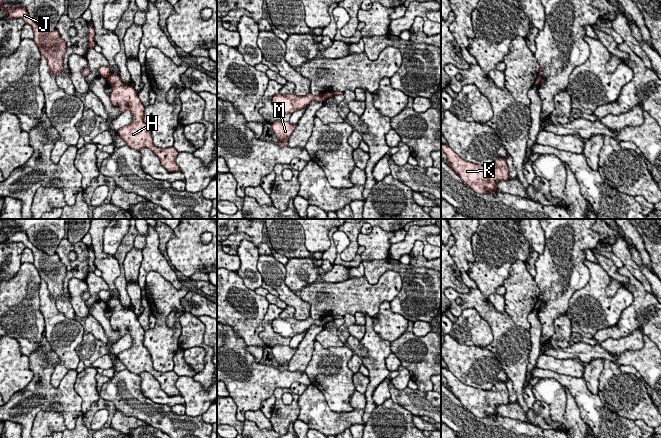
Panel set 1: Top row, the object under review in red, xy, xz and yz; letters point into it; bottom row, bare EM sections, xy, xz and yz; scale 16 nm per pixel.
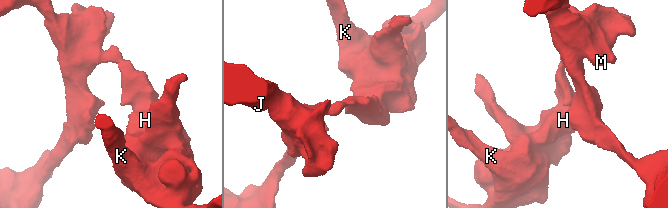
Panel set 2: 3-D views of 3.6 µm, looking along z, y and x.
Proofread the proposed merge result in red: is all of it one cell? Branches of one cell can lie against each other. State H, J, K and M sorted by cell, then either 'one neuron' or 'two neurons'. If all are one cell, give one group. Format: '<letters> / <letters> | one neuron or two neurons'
H K / J M | two neurons

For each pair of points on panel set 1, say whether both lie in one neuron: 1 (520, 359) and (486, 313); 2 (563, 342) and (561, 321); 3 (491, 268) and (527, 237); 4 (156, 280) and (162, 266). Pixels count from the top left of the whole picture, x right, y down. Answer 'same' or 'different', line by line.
1: same
2: same
3: same
4: different

